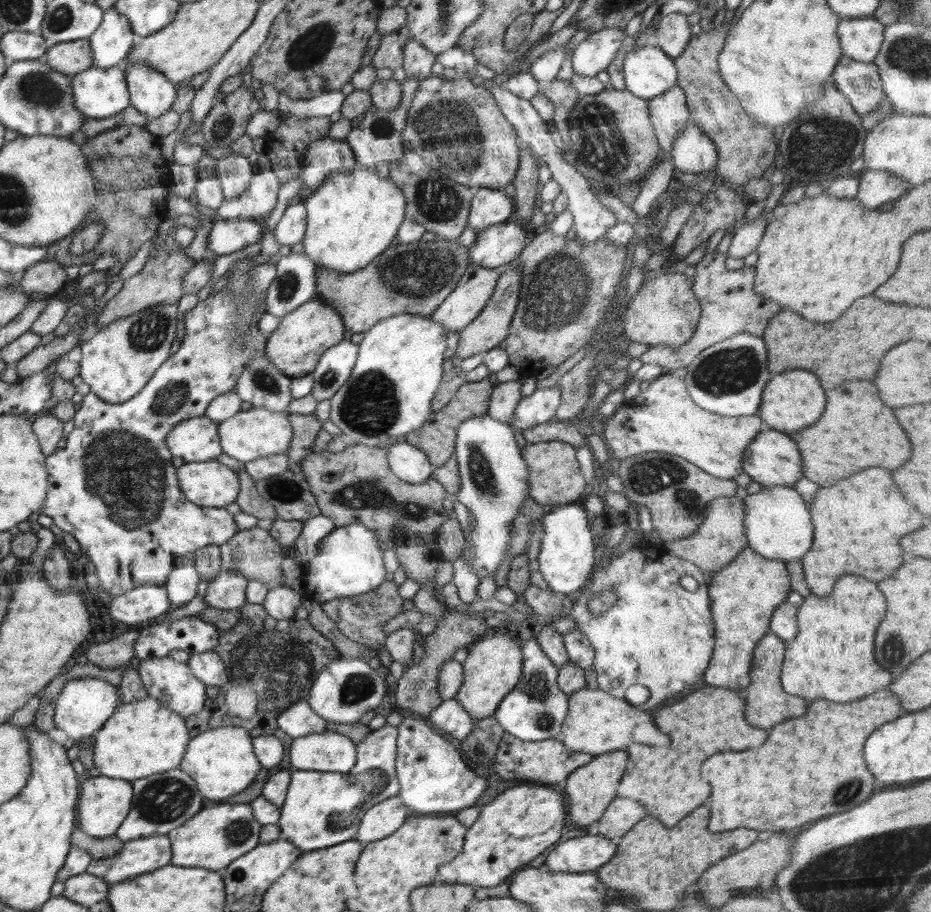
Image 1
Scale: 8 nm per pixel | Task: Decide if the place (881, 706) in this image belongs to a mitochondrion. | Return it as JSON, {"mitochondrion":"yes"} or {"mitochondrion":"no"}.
{"mitochondrion":"no"}

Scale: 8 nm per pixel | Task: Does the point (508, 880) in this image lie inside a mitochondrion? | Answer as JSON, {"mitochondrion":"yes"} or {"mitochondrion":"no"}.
{"mitochondrion":"no"}

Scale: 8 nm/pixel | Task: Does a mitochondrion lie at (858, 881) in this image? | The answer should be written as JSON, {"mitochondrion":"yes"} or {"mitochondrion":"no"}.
{"mitochondrion":"yes"}

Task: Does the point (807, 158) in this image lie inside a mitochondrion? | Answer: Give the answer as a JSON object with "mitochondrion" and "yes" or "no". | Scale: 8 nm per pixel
{"mitochondrion":"yes"}

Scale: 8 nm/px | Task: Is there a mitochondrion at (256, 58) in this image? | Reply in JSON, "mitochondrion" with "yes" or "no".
{"mitochondrion":"no"}

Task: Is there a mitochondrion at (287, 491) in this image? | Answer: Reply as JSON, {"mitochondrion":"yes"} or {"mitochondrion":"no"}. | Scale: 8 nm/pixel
{"mitochondrion":"yes"}

